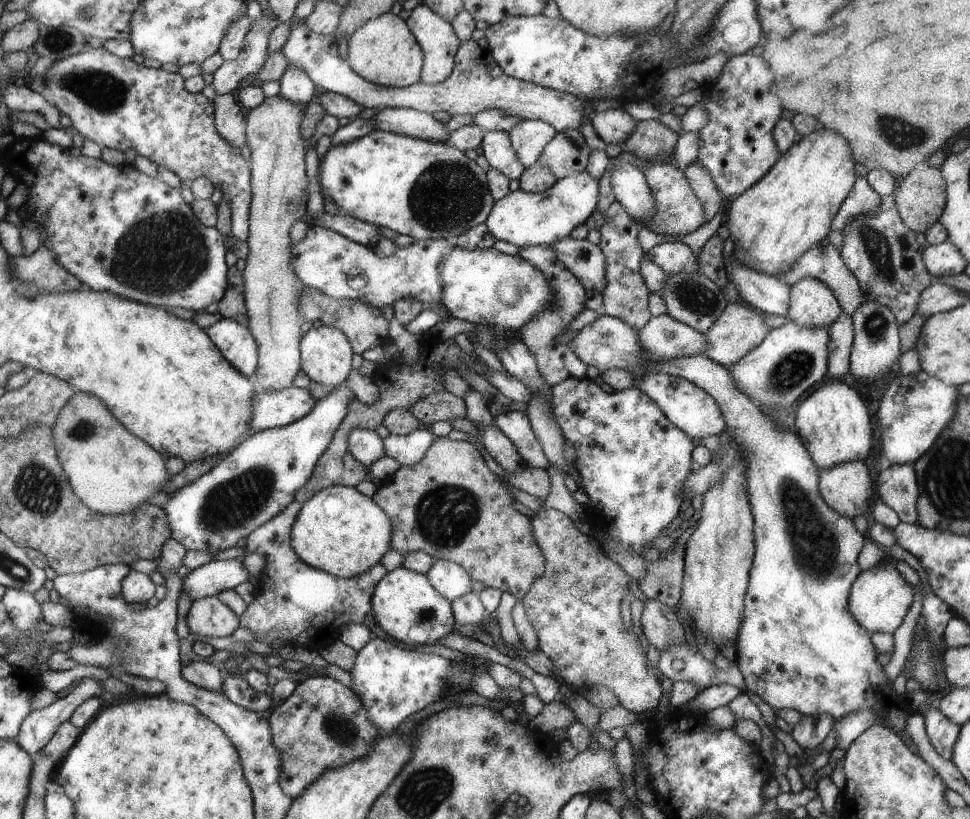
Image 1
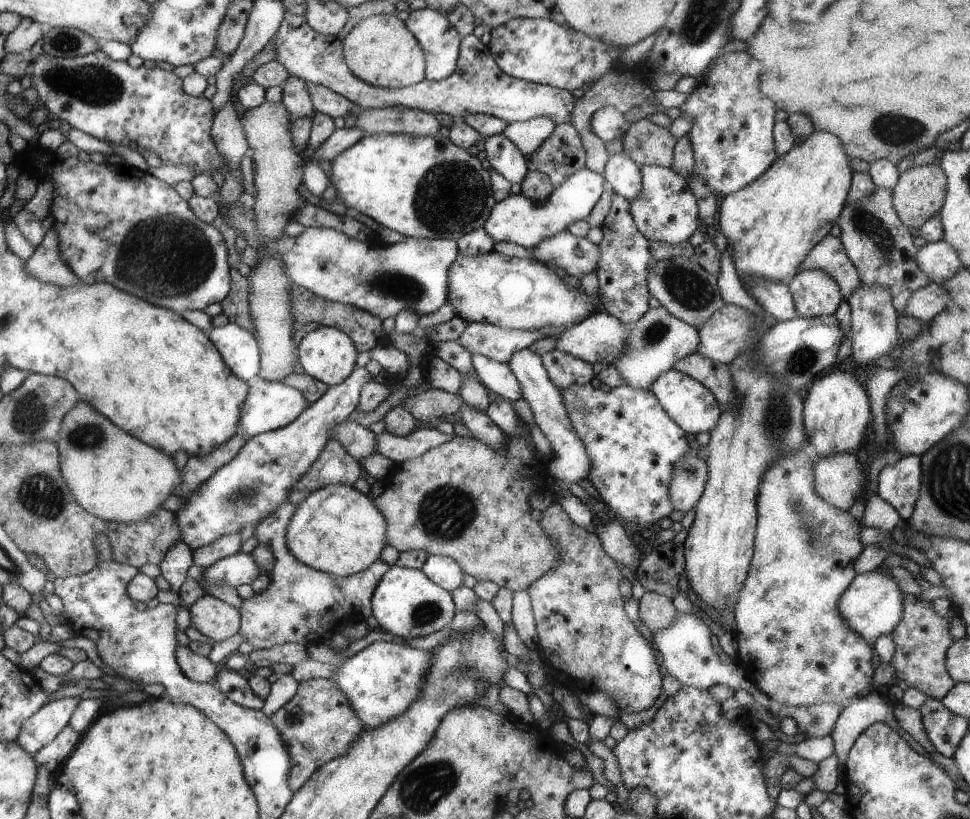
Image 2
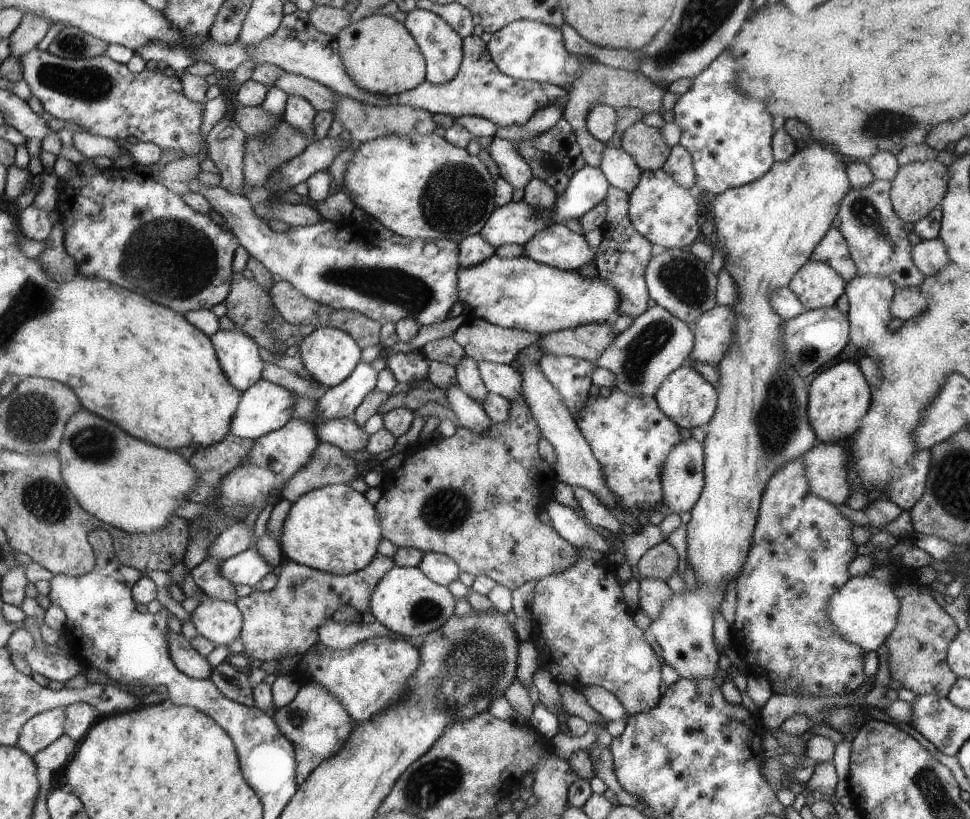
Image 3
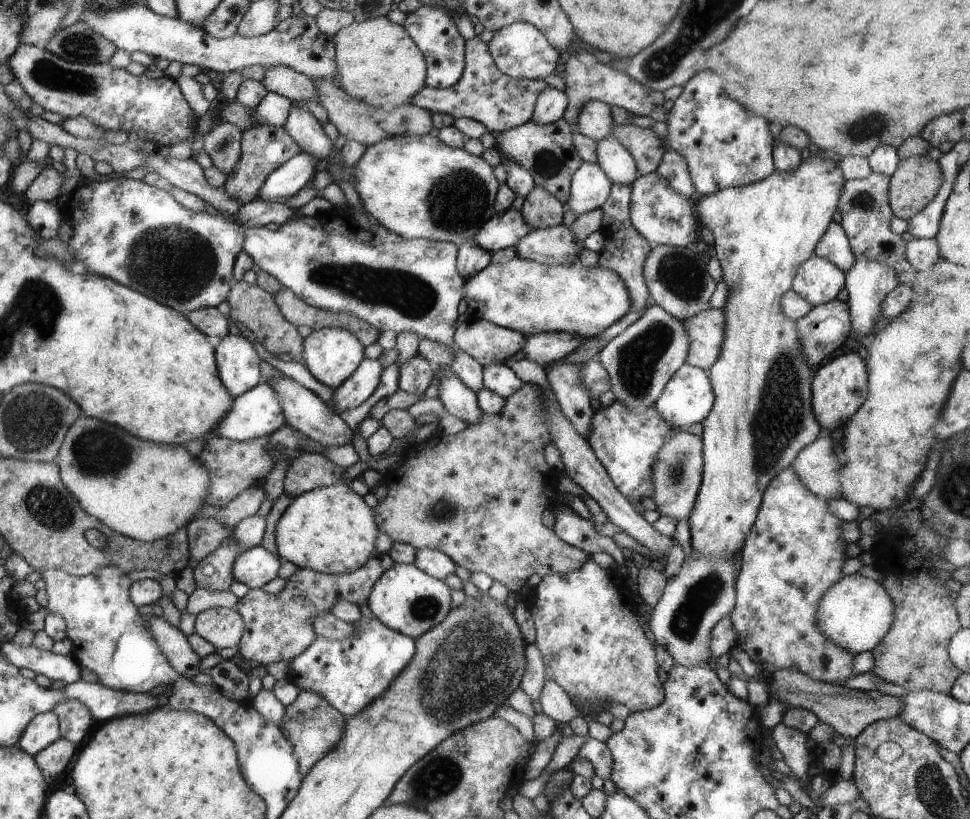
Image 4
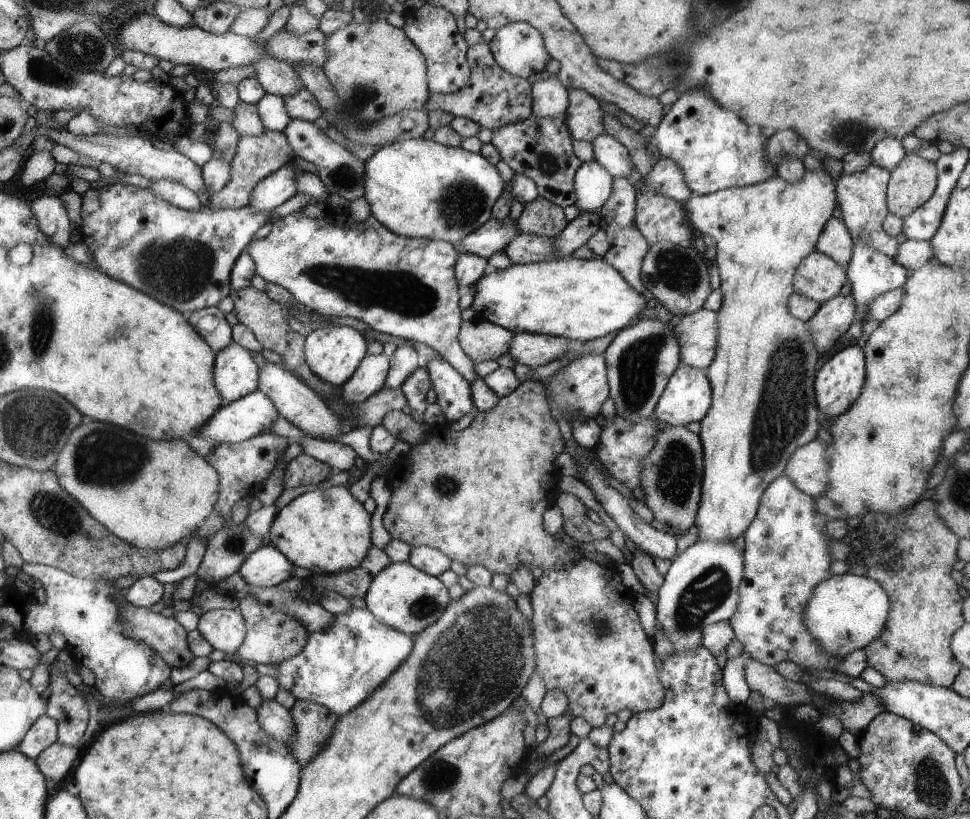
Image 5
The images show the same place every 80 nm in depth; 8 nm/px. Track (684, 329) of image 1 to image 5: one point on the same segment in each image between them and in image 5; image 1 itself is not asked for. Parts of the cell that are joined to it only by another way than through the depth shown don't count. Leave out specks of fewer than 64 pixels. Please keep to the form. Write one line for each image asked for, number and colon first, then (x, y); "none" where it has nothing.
2: (657, 340)
3: (655, 343)
4: (639, 360)
5: (641, 357)

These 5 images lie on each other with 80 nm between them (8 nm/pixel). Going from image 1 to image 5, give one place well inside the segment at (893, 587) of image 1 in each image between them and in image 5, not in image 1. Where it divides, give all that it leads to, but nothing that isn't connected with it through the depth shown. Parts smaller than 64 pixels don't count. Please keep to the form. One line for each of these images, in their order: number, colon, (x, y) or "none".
2: (871, 605)
3: (864, 611)
4: (855, 612)
5: (845, 613)

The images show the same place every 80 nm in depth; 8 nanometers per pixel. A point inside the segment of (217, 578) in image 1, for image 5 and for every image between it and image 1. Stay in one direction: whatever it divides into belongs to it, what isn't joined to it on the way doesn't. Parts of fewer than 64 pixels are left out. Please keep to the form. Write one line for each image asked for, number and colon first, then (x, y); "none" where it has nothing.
2: (240, 568)
3: (249, 567)
4: (255, 567)
5: (267, 566)

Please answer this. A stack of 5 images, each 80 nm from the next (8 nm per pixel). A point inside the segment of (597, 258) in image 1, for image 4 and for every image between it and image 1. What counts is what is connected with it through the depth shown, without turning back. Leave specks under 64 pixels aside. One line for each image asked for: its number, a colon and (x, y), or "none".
2: (577, 256)
3: (557, 246)
4: (555, 245)

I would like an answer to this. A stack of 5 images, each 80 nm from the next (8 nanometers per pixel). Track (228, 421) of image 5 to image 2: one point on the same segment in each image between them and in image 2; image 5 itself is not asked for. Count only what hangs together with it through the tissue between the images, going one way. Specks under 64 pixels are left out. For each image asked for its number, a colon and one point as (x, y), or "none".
2: (270, 405)
3: (266, 406)
4: (259, 412)

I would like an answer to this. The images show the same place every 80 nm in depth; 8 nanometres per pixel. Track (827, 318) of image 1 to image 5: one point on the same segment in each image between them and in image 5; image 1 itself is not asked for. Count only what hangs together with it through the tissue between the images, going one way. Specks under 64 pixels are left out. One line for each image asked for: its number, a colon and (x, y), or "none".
2: (815, 293)
3: (816, 285)
4: (818, 281)
5: (818, 278)

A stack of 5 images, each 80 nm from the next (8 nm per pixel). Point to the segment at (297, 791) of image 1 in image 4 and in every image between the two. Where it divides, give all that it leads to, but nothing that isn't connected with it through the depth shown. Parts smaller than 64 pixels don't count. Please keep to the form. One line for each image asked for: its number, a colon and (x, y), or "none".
2: (317, 724)
3: (316, 724)
4: (313, 727)

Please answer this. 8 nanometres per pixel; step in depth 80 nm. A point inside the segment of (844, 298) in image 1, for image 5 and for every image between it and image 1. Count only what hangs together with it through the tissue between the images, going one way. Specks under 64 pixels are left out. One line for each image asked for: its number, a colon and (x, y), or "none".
2: (829, 255)
3: (832, 249)
4: (833, 246)
5: (834, 242)

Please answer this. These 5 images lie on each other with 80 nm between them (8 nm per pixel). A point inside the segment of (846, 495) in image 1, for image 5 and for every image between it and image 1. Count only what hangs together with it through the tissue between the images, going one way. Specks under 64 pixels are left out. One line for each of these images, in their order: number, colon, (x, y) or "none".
2: (837, 478)
3: (825, 465)
4: (816, 465)
5: (807, 468)

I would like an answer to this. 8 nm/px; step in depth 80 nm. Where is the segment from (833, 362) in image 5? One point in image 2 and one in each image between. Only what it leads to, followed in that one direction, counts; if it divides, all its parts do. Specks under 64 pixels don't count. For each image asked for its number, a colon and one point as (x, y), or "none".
2: (835, 412)
3: (838, 399)
4: (839, 387)

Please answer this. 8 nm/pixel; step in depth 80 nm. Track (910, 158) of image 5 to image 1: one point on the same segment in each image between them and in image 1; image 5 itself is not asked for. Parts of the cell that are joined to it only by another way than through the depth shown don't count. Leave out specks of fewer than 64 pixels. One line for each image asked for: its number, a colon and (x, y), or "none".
1: (920, 198)
2: (918, 194)
3: (917, 187)
4: (916, 180)

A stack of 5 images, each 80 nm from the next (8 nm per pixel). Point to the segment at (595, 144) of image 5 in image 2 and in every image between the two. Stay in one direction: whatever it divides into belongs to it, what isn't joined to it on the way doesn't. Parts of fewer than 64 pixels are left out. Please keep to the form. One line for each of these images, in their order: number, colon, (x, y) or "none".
2: (622, 176)
3: (620, 170)
4: (617, 163)

